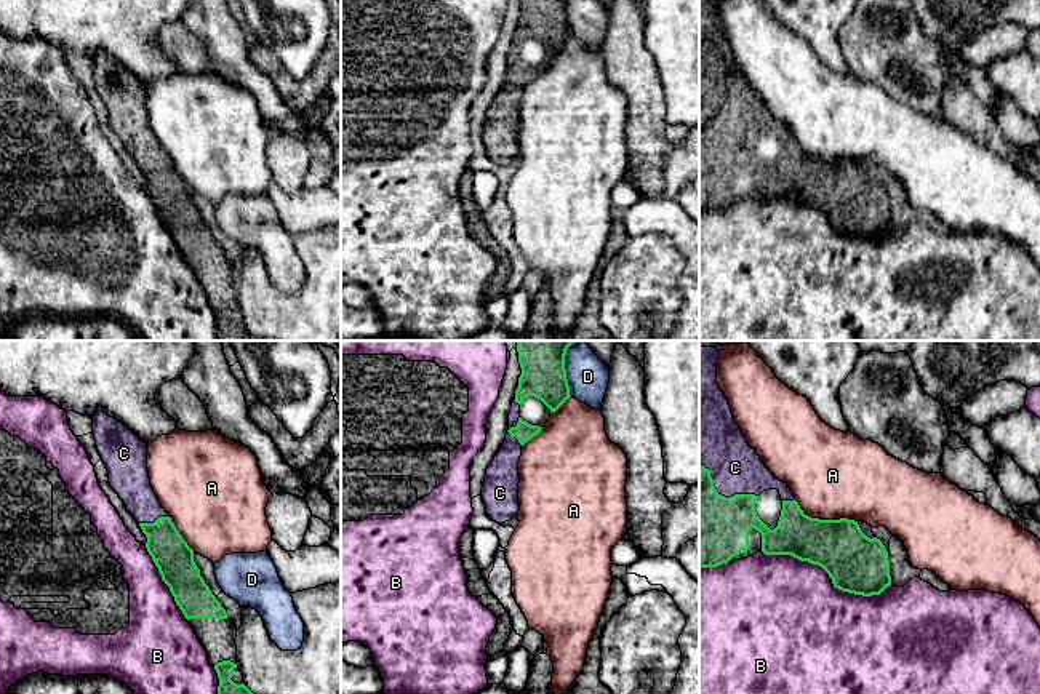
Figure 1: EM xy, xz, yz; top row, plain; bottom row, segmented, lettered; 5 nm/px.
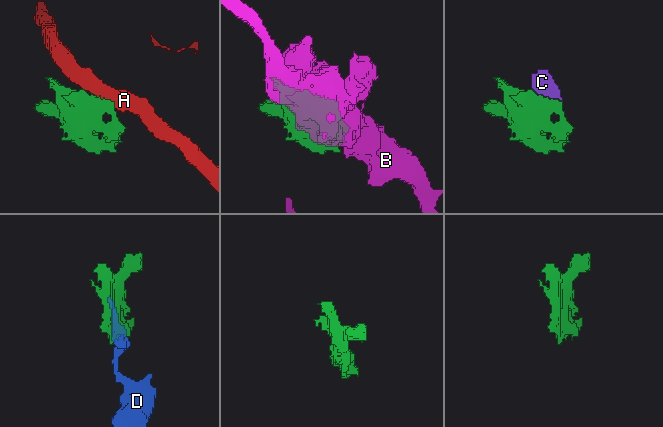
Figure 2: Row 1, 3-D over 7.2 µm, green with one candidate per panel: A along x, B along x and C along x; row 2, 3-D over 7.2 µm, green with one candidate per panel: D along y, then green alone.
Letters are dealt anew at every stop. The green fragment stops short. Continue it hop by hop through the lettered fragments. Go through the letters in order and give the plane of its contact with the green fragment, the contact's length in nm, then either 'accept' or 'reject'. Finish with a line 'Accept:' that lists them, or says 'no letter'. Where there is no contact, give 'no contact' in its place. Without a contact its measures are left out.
A: yz | 340 nm | reject
B: yz | 700 nm | reject
C: yz | 340 nm | accept
D: xz | 200 nm | reject
Accept: C

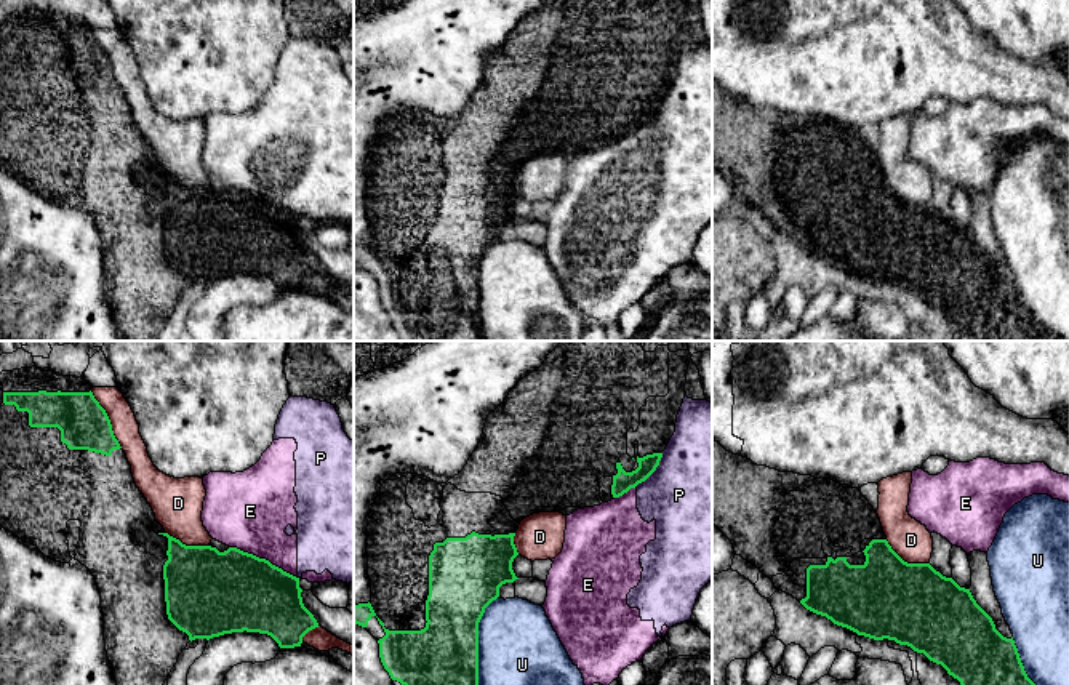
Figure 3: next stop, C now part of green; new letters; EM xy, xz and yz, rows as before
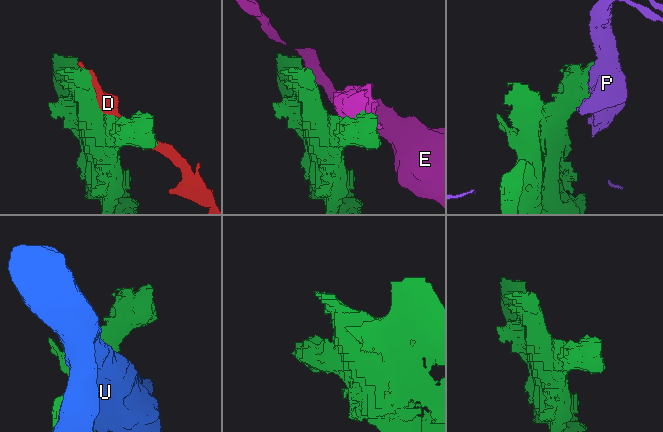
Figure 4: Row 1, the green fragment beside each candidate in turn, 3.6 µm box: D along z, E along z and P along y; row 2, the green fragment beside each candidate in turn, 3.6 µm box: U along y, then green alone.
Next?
D: xy | 340 nm | reject
E: xy | 380 nm | reject
P: xz | 220 nm | reject
U: xz | 550 nm | reject
Accept: no letter

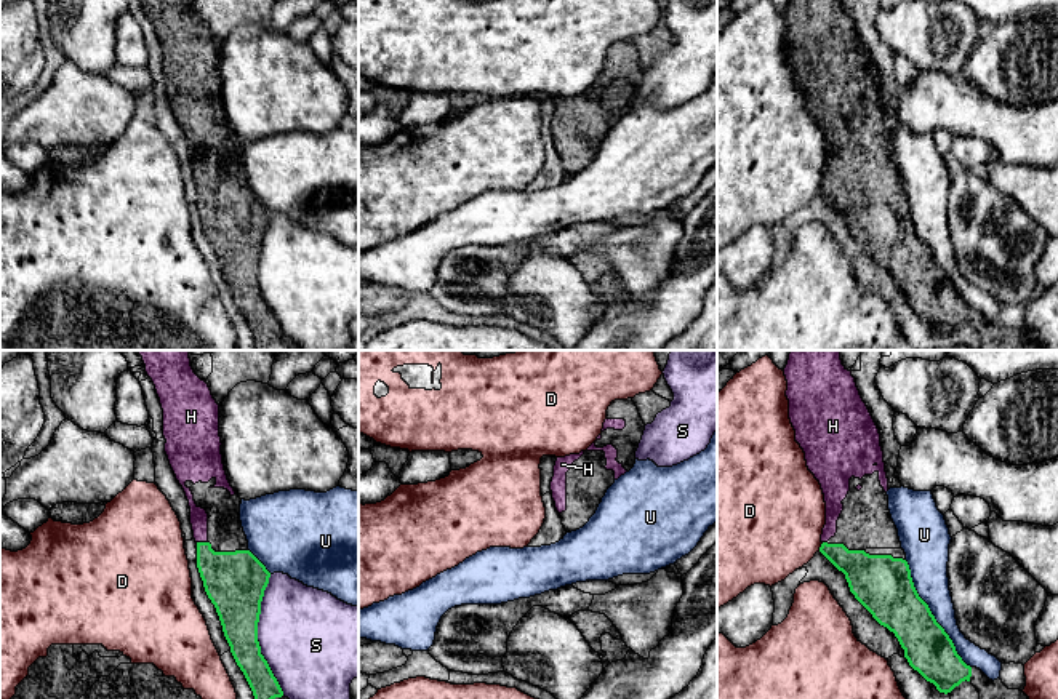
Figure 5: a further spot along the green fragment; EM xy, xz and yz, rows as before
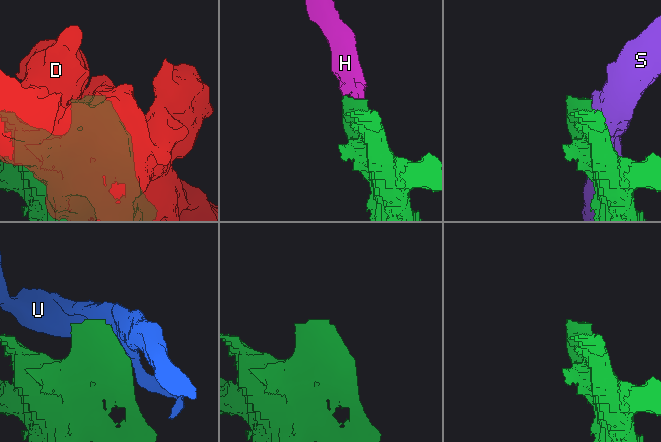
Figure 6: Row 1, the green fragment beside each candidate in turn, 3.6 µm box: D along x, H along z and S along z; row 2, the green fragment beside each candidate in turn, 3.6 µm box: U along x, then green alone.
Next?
D: yz | 50 nm | reject
H: xy | 60 nm | accept
S: xy | 600 nm | reject
U: yz | 650 nm | reject
Accept: H

